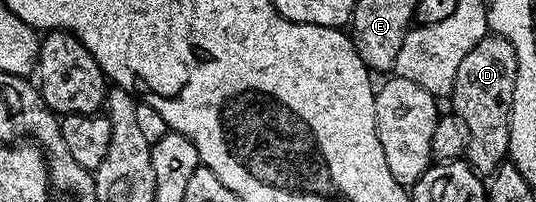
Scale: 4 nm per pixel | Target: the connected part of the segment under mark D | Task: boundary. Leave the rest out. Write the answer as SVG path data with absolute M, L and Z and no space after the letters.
M487 33L464 57L456 71L448 103L466 127L465 162L479 175L489 176L507 158L510 149L510 95L518 72L516 53L504 37Z

